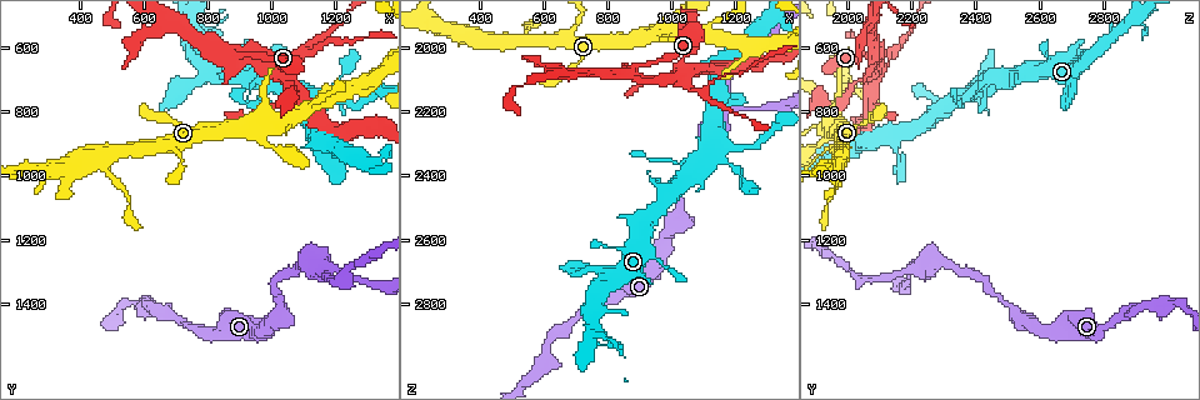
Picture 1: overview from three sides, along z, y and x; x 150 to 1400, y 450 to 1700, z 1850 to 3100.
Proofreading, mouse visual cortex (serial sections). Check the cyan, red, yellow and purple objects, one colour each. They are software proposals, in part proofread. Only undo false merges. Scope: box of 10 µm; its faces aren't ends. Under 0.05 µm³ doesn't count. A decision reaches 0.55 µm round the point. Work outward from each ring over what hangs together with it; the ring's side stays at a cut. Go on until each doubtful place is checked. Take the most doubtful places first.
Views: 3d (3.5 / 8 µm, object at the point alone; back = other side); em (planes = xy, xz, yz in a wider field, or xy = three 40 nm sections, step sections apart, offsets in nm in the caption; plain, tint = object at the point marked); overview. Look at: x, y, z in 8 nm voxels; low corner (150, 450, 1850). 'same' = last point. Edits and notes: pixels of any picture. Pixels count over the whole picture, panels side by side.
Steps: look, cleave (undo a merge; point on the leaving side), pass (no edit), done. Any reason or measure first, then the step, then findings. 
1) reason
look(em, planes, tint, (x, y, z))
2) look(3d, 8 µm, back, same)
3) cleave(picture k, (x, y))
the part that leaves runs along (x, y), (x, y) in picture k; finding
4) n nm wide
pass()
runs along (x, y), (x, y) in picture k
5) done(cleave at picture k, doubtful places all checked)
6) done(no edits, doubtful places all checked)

arms run side by side
look(3d, 3.5 µm, back, (870, 630, 2080))

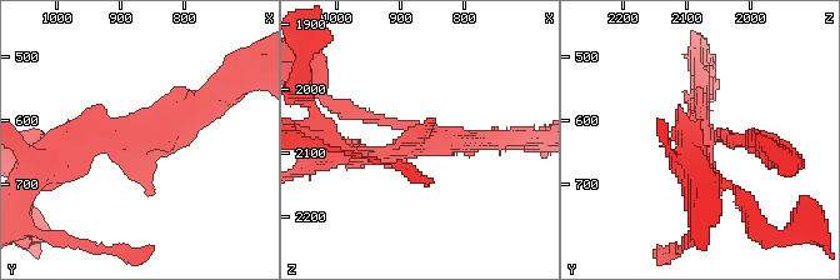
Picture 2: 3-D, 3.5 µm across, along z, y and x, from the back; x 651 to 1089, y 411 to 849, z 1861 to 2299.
look(em, xy, step 3, tint, (870, 630, 2080))

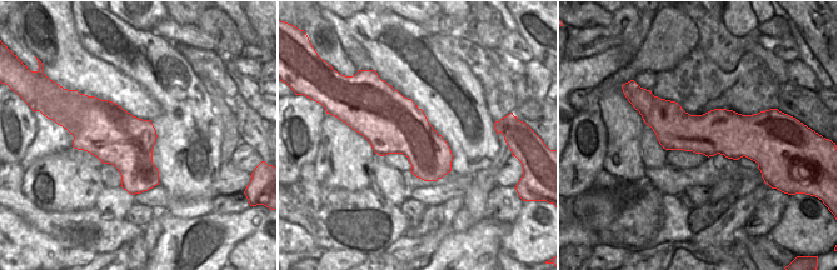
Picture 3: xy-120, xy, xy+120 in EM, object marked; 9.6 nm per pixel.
pass()
runs along (730, 141), (681, 130), (689, 141) in picture 2; all the same cell

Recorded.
calibre changes
look(3d, 3.5 µm, back, (1110, 610, 2130))

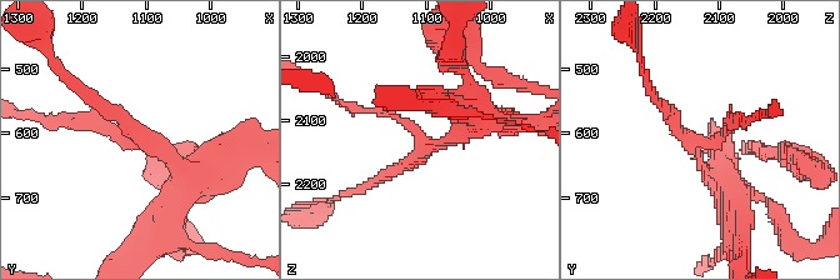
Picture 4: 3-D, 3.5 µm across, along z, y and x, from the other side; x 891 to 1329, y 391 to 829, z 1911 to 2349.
3 arms; arms of 100, 150, 350 nm
look(em, xy, step 3, tint, (1100, 610, 2135))

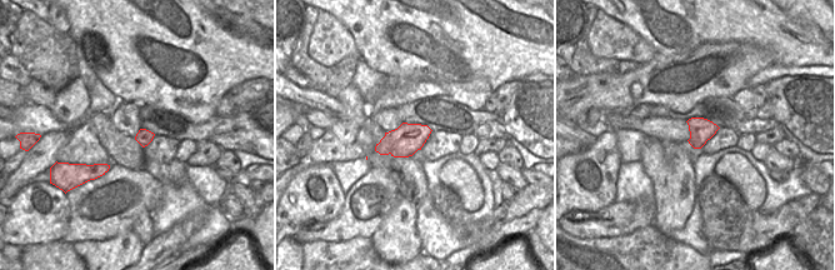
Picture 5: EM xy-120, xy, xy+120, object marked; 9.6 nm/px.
pass()
runs along (210, 161), (180, 170), (80, 120) in picture 4; all the same cell

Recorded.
look(3d, 3.5 µm, (1150, 1290, 2200))

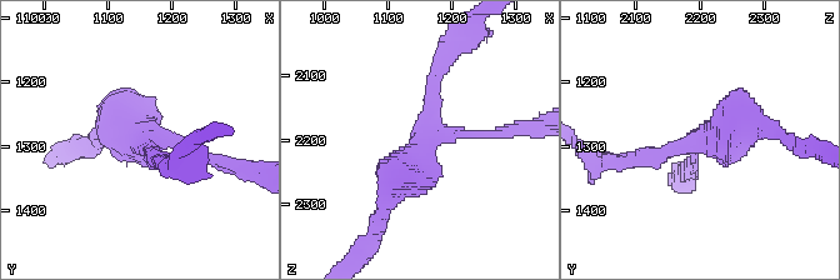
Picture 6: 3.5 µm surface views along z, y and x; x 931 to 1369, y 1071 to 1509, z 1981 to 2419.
3 arms; arms of 150, 200, 300 nm
look(em, xy, step 2, tint, (1155, 1285, 2195))

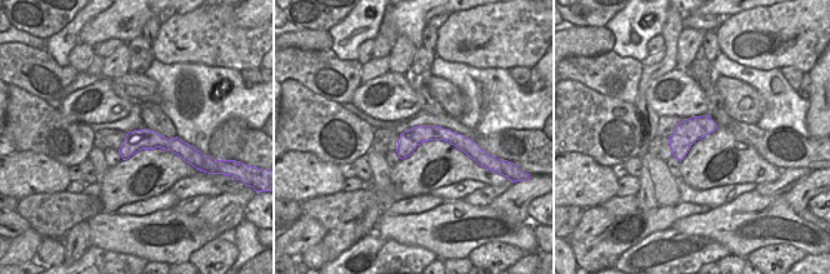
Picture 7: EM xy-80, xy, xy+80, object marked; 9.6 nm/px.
pass()
one cell here

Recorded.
small branch off a trunk
look(3d, 3.5 µm, (1120, 770, 2330))

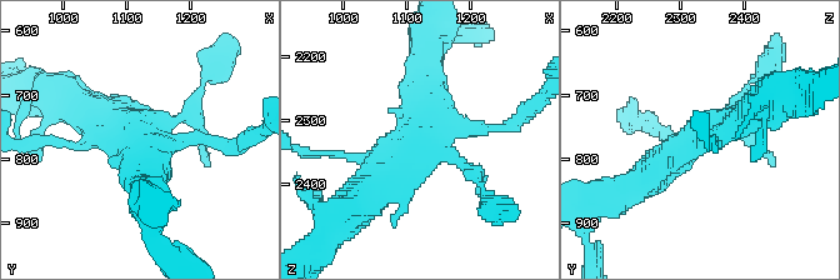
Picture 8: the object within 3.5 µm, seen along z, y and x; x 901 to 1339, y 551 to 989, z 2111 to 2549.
4 arms; arms of 150, 150, 400, 450 nm; shape alone is not enough
look(em, planes, tint, (1120, 765, 2325))

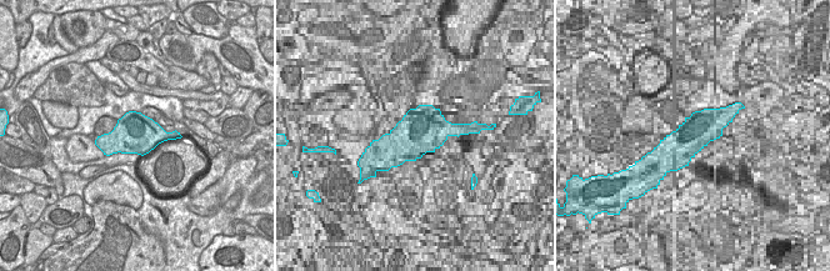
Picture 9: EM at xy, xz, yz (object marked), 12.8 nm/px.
pass()
runs along (755, 109), (704, 129), (634, 186) in picture 8; all the same cell

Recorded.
done(no edits, doubtful places all checked)

